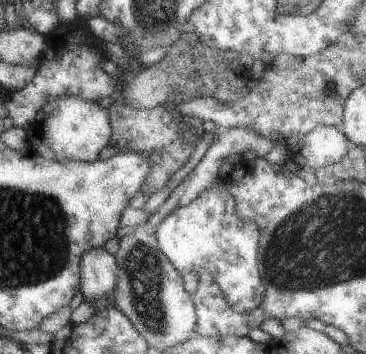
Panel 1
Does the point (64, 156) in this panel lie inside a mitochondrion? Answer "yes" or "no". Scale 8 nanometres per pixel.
no

